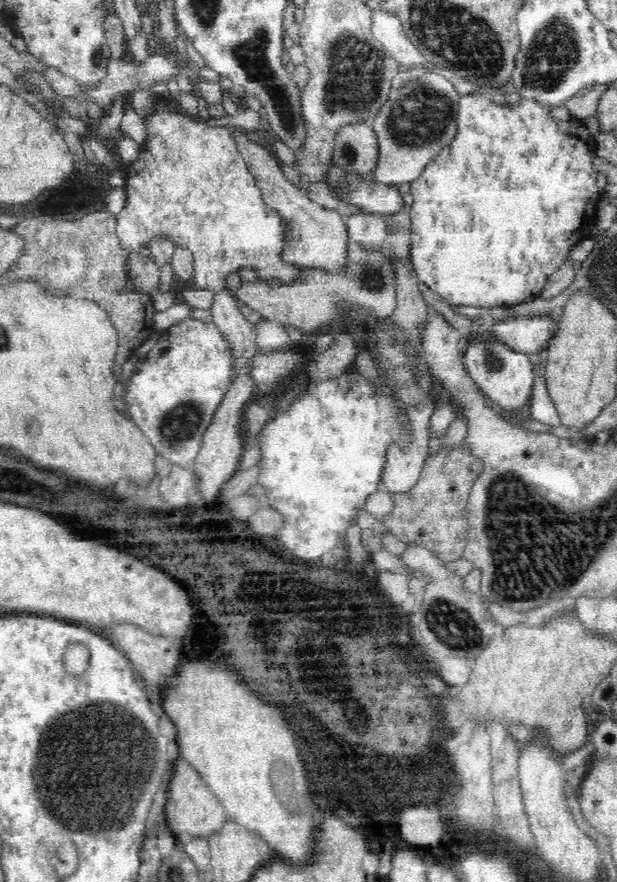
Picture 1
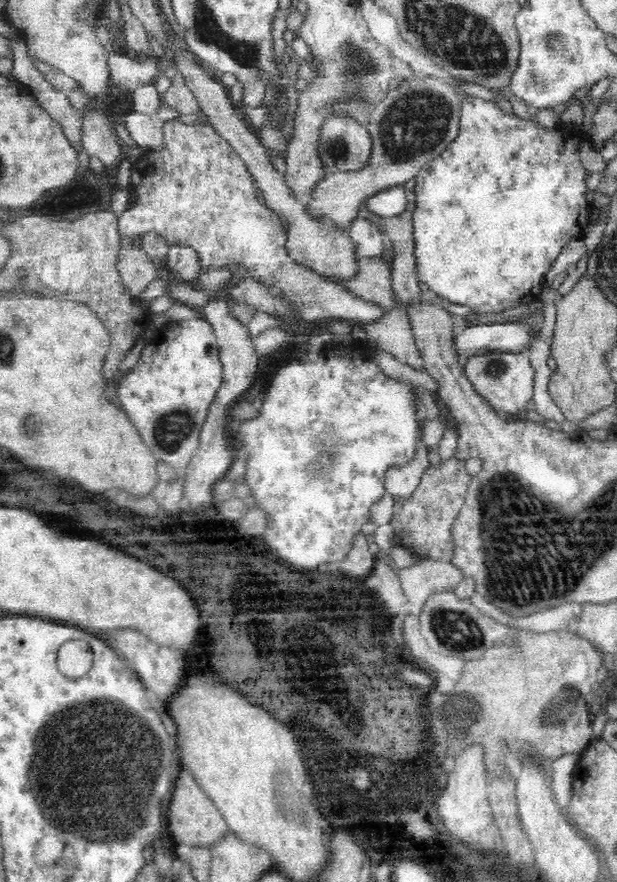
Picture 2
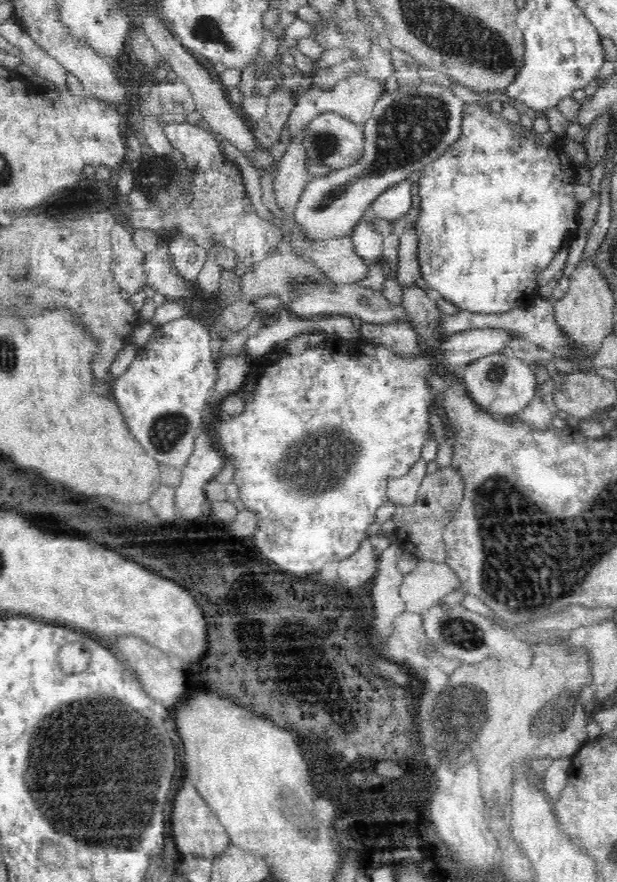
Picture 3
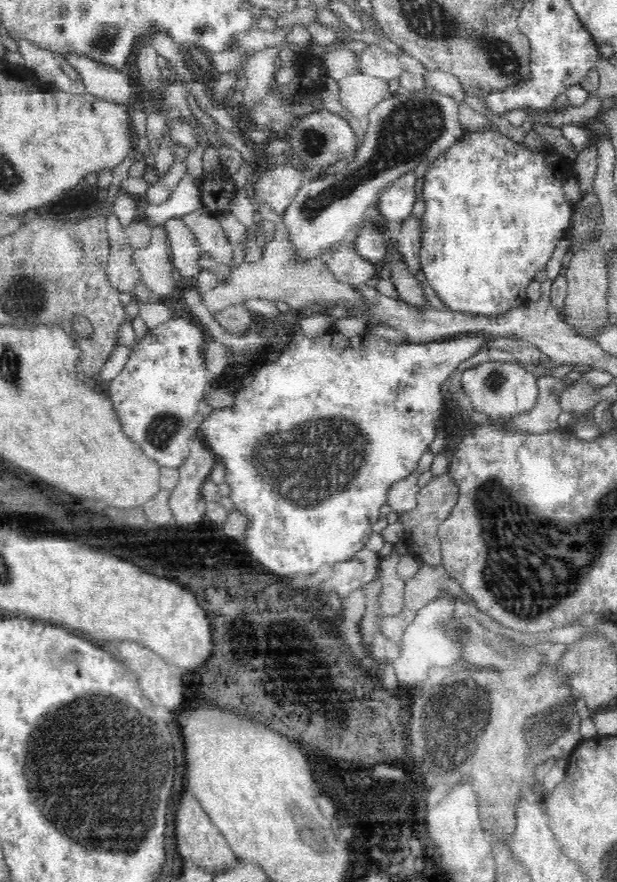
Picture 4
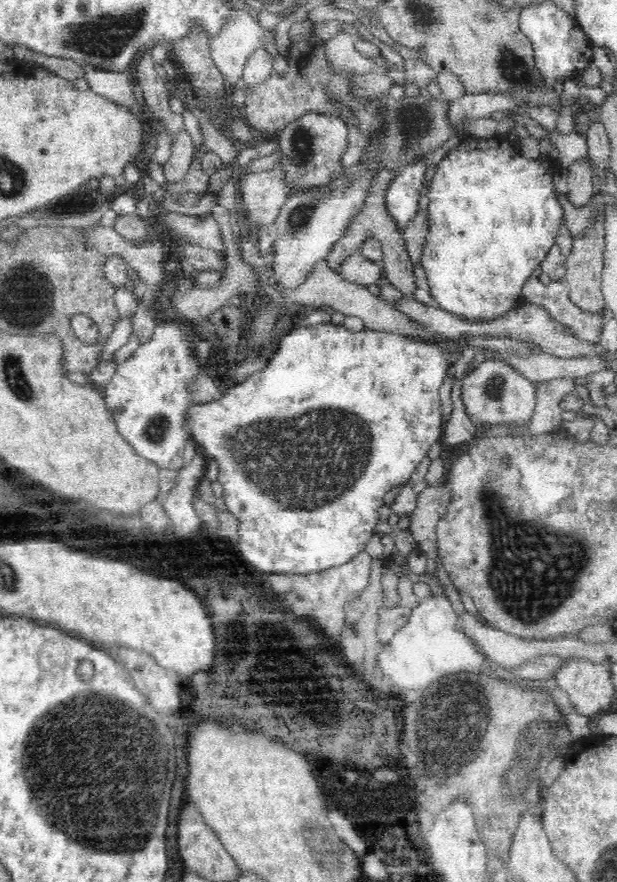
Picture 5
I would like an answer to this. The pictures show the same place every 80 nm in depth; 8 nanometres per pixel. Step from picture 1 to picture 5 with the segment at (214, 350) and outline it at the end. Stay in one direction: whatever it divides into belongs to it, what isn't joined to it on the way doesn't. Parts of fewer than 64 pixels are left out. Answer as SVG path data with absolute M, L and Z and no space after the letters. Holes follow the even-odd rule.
M178 322L158 323L150 342L144 342L130 358L120 363L104 387L103 402L116 423L117 431L138 456L156 464L159 470L180 472L184 467L184 448L190 436L183 427L183 412L192 402L187 393L187 384L196 373L205 370L194 357L194 346L189 341L194 339L194 334L187 329Z

